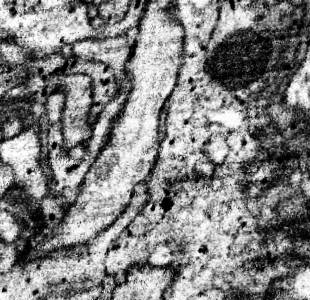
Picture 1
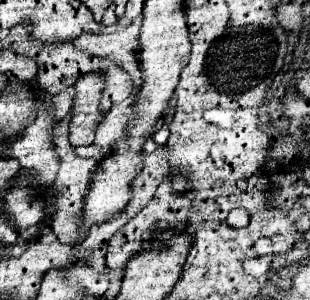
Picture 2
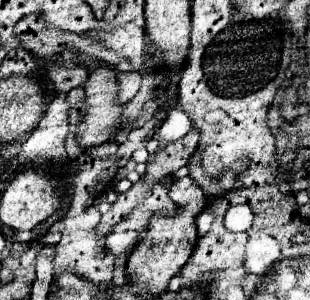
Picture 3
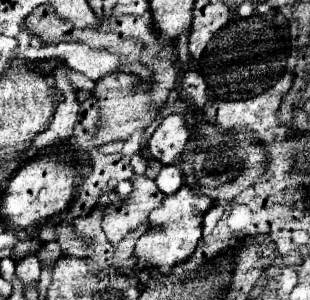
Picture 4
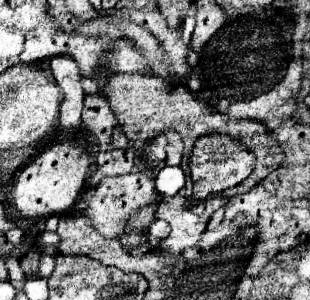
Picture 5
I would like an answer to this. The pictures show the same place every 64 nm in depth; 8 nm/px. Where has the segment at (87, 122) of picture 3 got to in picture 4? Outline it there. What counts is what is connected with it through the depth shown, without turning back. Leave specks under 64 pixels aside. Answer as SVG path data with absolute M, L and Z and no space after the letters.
M112 72L108 76L102 76L96 82L96 88L92 96L98 100L98 126L92 136L96 146L108 144L112 140L126 140L130 138L132 132L144 130L152 124L154 114L148 110L148 100L146 100L146 82L138 82L134 74L124 74L124 72Z

